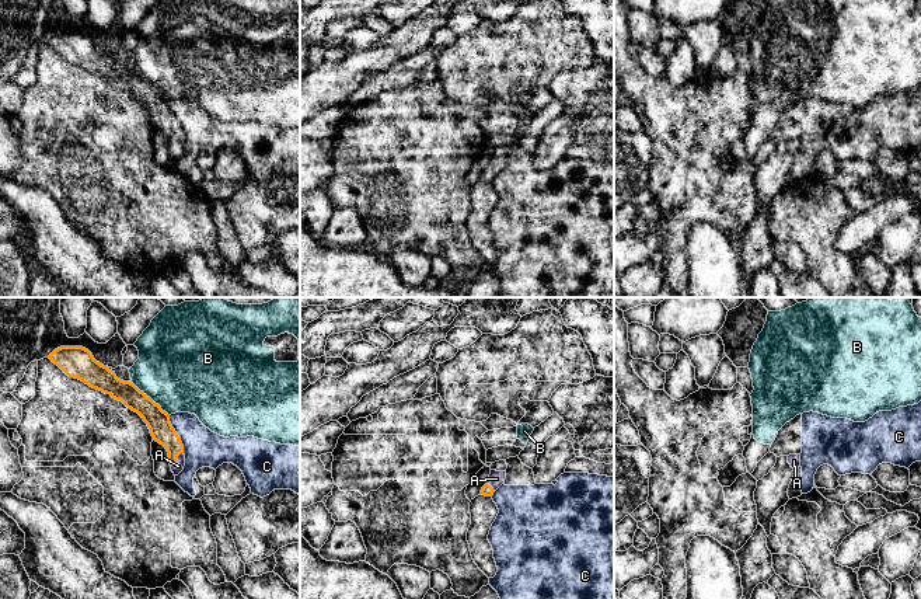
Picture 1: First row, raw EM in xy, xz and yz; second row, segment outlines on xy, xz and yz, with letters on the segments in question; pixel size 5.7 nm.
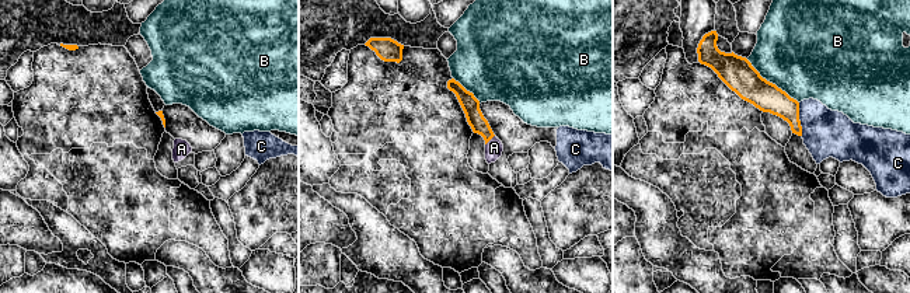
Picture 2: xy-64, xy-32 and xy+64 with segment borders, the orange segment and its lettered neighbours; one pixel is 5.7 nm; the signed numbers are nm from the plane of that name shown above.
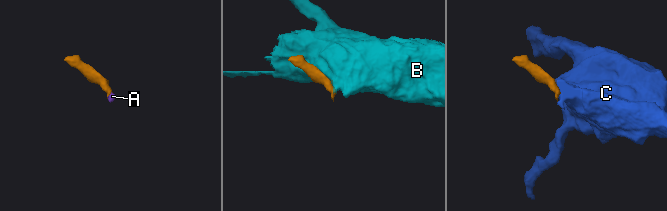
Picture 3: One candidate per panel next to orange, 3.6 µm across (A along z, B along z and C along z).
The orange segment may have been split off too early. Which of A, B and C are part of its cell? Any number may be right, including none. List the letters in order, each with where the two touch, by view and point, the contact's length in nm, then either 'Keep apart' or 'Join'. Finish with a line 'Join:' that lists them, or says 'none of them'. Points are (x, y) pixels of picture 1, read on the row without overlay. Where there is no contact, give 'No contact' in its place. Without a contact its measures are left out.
A: Touches orange at xy (177, 143). Shared border 110 nm. Join
B: Touches orange at xy (149, 83). Shared border 300 nm. Keep apart
C: Touches orange at xy (177, 119). Shared border 240 nm. Keep apart
Join: A

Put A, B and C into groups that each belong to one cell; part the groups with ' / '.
A / B / C

